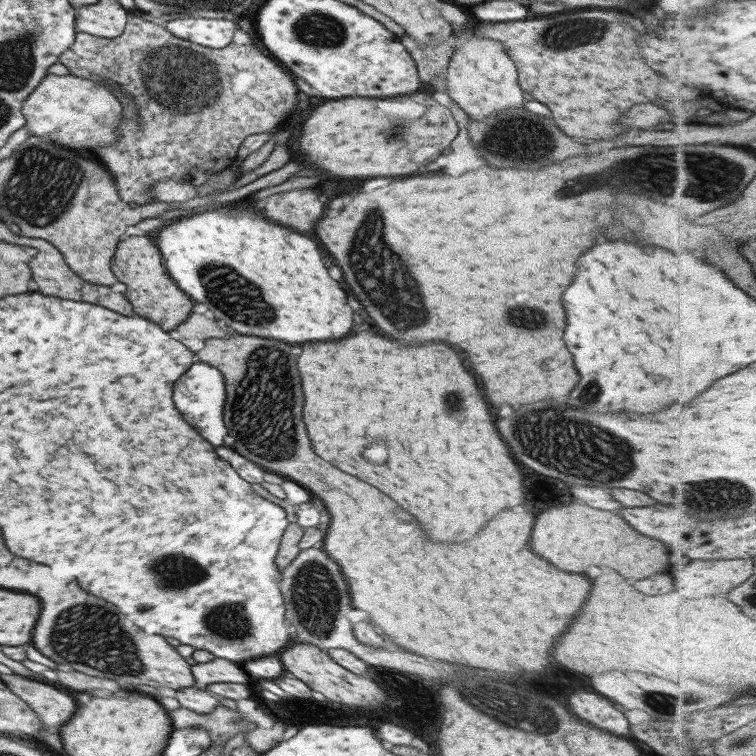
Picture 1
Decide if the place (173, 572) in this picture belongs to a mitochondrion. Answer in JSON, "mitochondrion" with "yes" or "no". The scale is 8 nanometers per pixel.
{"mitochondrion":"yes"}

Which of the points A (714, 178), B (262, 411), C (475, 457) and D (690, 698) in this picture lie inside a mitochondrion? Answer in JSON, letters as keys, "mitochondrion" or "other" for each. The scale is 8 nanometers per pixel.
{"A":"mitochondrion","B":"mitochondrion","C":"other","D":"mitochondrion"}

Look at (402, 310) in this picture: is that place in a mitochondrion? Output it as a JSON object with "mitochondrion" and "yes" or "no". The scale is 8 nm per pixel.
{"mitochondrion":"yes"}

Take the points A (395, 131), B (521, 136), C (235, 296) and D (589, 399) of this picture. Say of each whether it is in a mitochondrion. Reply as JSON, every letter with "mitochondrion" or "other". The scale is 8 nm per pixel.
{"A":"mitochondrion","B":"mitochondrion","C":"mitochondrion","D":"mitochondrion"}

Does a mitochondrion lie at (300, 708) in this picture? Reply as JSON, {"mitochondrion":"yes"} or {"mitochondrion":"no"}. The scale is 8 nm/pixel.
{"mitochondrion":"no"}

